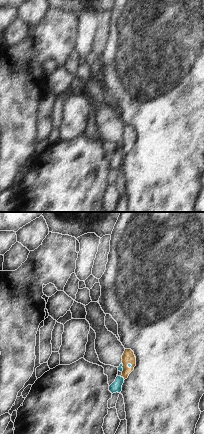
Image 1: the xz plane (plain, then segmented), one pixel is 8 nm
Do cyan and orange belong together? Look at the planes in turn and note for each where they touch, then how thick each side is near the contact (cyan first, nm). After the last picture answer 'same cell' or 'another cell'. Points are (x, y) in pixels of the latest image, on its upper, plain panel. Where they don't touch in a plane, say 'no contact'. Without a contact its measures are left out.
meets cyan at (122, 153); 90 nm thick on the cyan side, 110 nm on the other

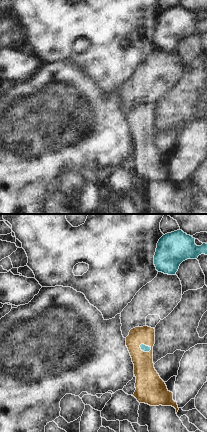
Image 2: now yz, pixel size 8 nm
meets cyan at (145, 121); 50 nm thick on the cyan side, 180 nm on the other

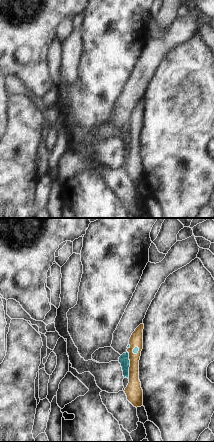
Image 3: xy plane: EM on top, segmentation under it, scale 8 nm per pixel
meets cyan at (129, 141); 80 nm thick on the cyan side, 140 nm on the other

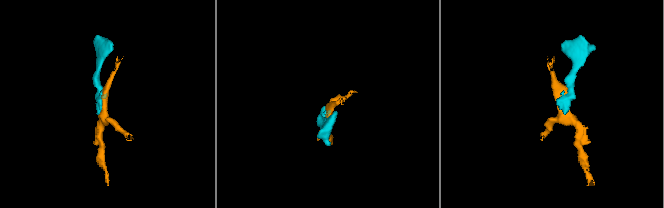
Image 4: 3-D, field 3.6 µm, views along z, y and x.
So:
another cell

